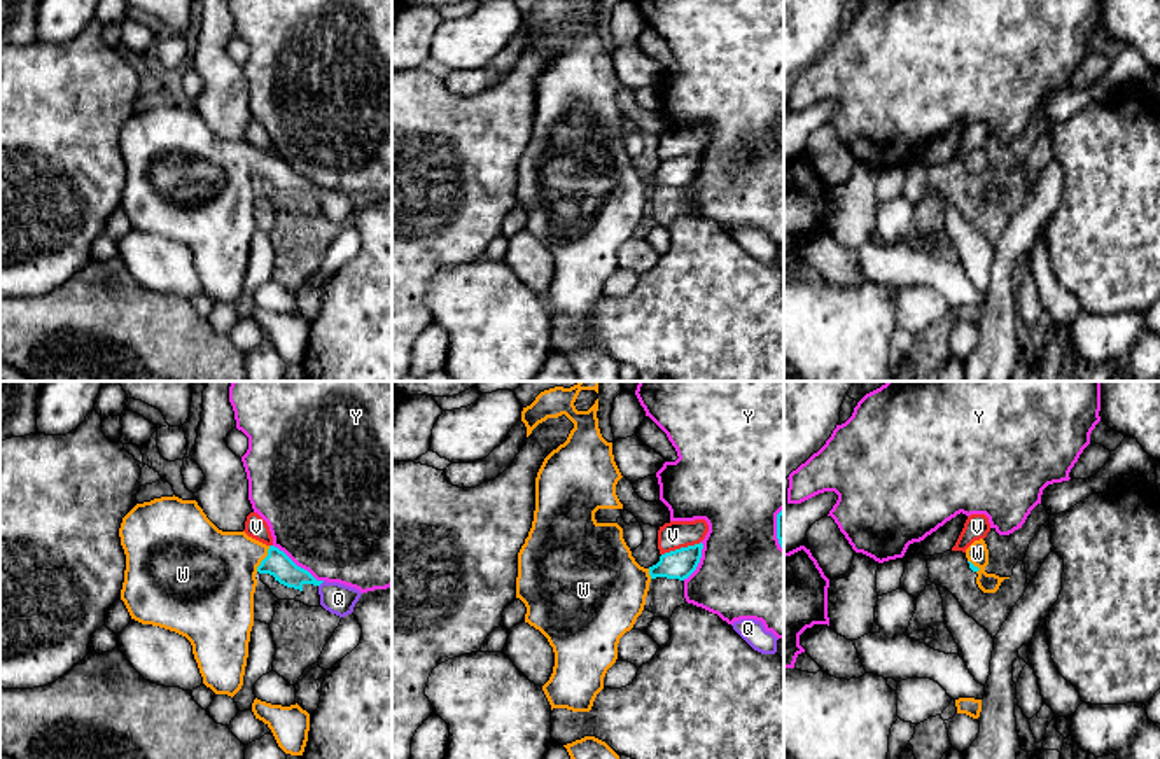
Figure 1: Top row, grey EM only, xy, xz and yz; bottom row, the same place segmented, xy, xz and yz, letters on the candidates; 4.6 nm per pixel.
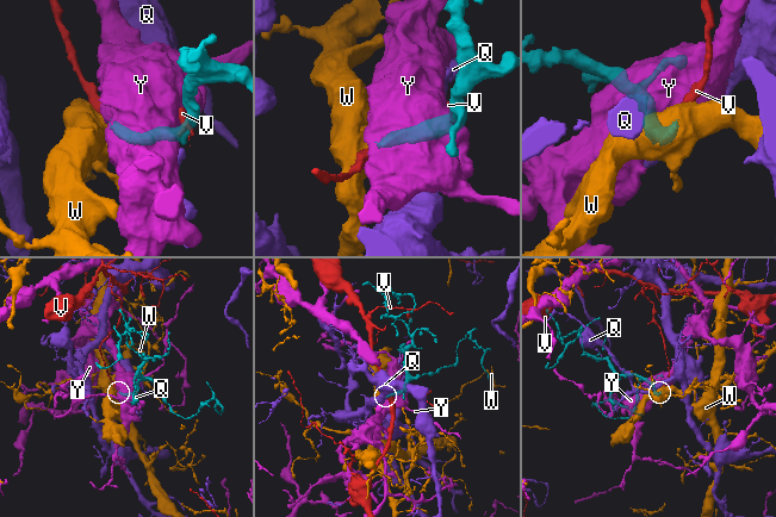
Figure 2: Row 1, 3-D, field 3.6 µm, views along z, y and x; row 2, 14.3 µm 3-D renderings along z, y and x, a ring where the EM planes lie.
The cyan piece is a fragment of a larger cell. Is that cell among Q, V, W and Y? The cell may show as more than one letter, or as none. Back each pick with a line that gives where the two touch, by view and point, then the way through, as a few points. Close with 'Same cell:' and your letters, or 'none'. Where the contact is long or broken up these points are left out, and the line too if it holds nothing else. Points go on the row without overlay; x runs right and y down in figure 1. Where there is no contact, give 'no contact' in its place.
W: contact xy (265, 167); way xy (277, 172), (265, 167), (231, 167), (212, 181)
Same cell: W

